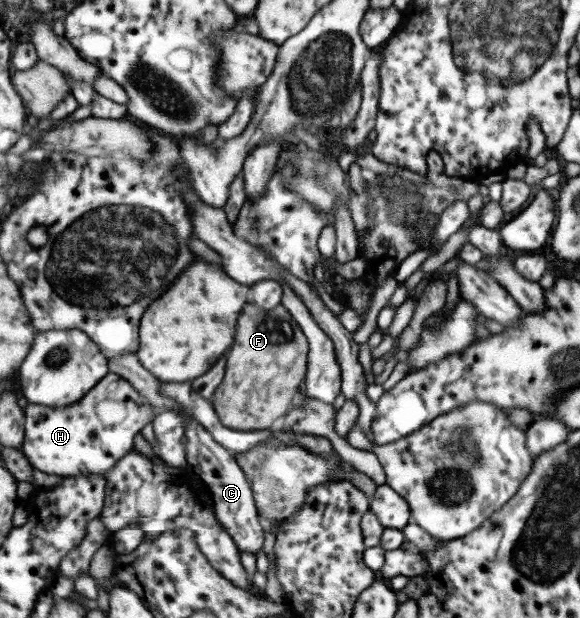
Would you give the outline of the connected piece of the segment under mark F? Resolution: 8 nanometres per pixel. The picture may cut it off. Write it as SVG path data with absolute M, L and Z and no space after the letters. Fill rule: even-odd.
M249 301L243 308L237 325L237 341L229 353L229 365L221 389L217 389L213 399L214 409L222 425L235 431L255 432L269 429L279 417L289 415L293 405L303 397L304 383L308 374L310 341L299 322L283 305L267 311L255 302Z

